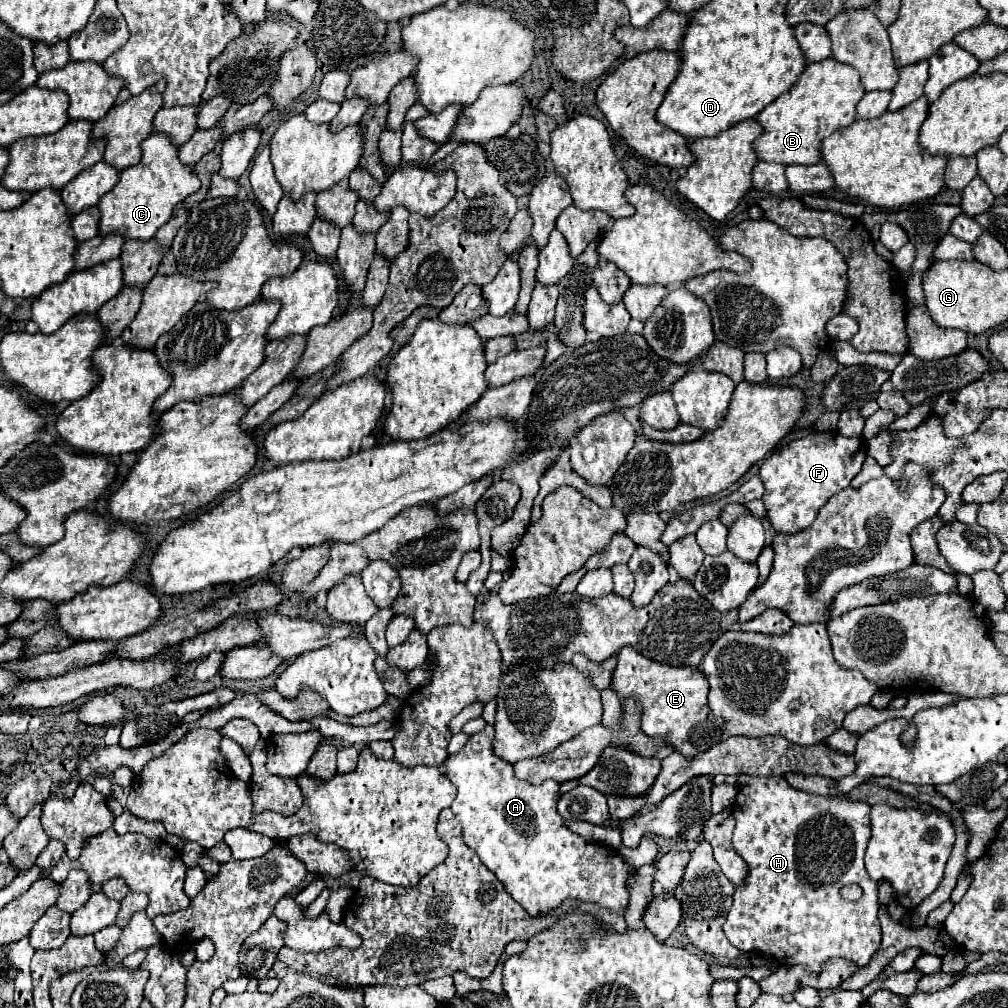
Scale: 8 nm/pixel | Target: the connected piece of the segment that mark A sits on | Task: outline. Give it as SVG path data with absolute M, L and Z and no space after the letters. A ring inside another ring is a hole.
M487 724L480 733L472 735L456 755L450 755L444 763L448 767L448 779L458 789L458 795L452 803L452 811L464 827L464 843L478 853L482 863L502 881L506 891L526 911L530 911L530 915L544 915L556 909L568 897L598 903L602 907L608 907L610 911L624 915L624 909L628 905L628 893L636 879L636 869L624 863L618 851L608 849L600 843L588 843L580 835L566 829L562 817L556 813L560 785L554 781L532 785L528 781L518 779L514 775L512 763L506 763L504 759L494 755L494 736L494 727Z

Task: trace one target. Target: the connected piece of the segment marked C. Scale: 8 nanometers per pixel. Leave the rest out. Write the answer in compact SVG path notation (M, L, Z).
M152 133L142 143L142 161L134 167L122 169L116 187L100 199L100 235L116 233L148 241L172 217L174 207L198 189L200 179L194 175L192 167L180 163L178 147L170 143L170 137Z

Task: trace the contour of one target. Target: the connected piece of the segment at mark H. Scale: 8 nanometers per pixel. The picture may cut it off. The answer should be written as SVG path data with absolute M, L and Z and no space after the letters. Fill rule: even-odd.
M740 775L738 777L738 797L736 797L736 805L732 809L734 817L736 817L736 829L734 829L734 849L738 851L738 855L746 861L748 865L748 875L744 879L742 885L736 887L734 893L734 903L732 909L724 921L724 933L728 937L728 941L740 949L740 951L756 951L762 955L770 955L770 959L774 959L776 963L780 961L782 965L802 965L810 975L818 975L822 971L822 965L832 959L832 957L842 957L858 967L868 965L870 957L876 953L876 949L880 947L880 921L878 921L878 891L876 891L876 881L872 881L864 869L864 851L866 851L866 843L870 839L870 805L864 801L856 801L850 797L830 797L830 795L810 795L806 791L798 791L794 787L790 787L786 783L784 777L748 777L748 775ZM848 883L856 883L862 887L862 897L858 901L844 901L840 897L840 889L842 885Z

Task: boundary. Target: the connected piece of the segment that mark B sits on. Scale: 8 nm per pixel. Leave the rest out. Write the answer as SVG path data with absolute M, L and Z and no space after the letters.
M824 59L820 63L808 63L798 83L782 93L766 111L758 113L756 121L764 127L764 133L754 141L760 161L772 161L782 165L816 165L822 161L820 145L822 141L856 121L856 105L866 89L860 83L858 71L854 67L838 63L834 59Z

